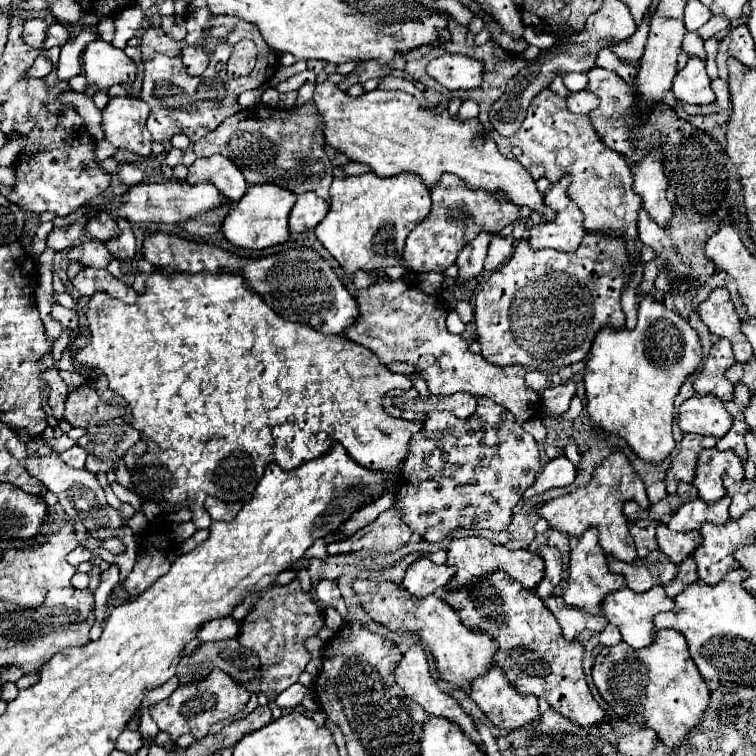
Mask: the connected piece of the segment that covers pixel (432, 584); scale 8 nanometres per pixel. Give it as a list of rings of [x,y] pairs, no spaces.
[[[422,556],[406,570],[402,586],[410,594],[424,598],[428,594],[434,594],[438,588],[446,586],[452,576],[454,576],[454,566],[434,564],[428,556]]]

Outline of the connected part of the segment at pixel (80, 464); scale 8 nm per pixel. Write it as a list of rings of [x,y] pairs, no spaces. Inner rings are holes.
[[[72,446],[72,448],[68,448],[66,452],[62,452],[60,458],[62,458],[68,466],[72,466],[72,468],[84,468],[86,450],[80,448],[80,446]]]

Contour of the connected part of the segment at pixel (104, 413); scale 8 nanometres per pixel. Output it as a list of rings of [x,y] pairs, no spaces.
[[[82,384],[74,388],[64,402],[64,418],[70,426],[90,428],[98,424],[106,424],[112,418],[124,414],[122,406],[112,406],[100,400],[96,388],[92,384]]]

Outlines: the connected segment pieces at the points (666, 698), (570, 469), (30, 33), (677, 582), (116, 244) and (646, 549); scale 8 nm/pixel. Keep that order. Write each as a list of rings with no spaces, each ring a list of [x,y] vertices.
[[[656,630],[654,642],[638,652],[626,642],[604,648],[594,660],[592,680],[618,718],[630,718],[652,728],[658,740],[670,748],[686,740],[688,730],[700,722],[710,698],[708,686],[688,654],[688,644],[676,630]]]
[[[556,456],[552,460],[548,460],[544,470],[536,478],[536,484],[524,492],[524,500],[528,500],[534,494],[556,488],[556,486],[568,486],[574,482],[574,476],[576,476],[574,464],[566,456]]]
[[[34,18],[34,20],[26,20],[24,22],[24,32],[22,32],[22,40],[26,44],[30,44],[32,48],[42,48],[44,36],[46,36],[48,24],[42,18]]]
[[[688,556],[686,560],[682,560],[682,562],[678,564],[678,576],[676,576],[670,584],[666,584],[664,590],[666,590],[666,594],[668,594],[670,598],[674,598],[678,592],[682,592],[682,588],[686,588],[688,584],[692,584],[692,582],[696,582],[696,580],[698,580],[696,564],[694,564],[694,560]]]
[[[118,218],[116,226],[120,230],[120,234],[114,236],[114,240],[108,240],[106,248],[118,260],[132,260],[136,256],[136,242],[134,242],[134,232],[130,230],[130,222]]]
[[[630,524],[630,534],[632,534],[632,538],[634,538],[638,558],[646,558],[652,550],[658,548],[656,538],[654,538],[654,530],[656,530],[656,524],[650,524],[650,526],[646,526],[646,528],[638,528],[638,526]]]

